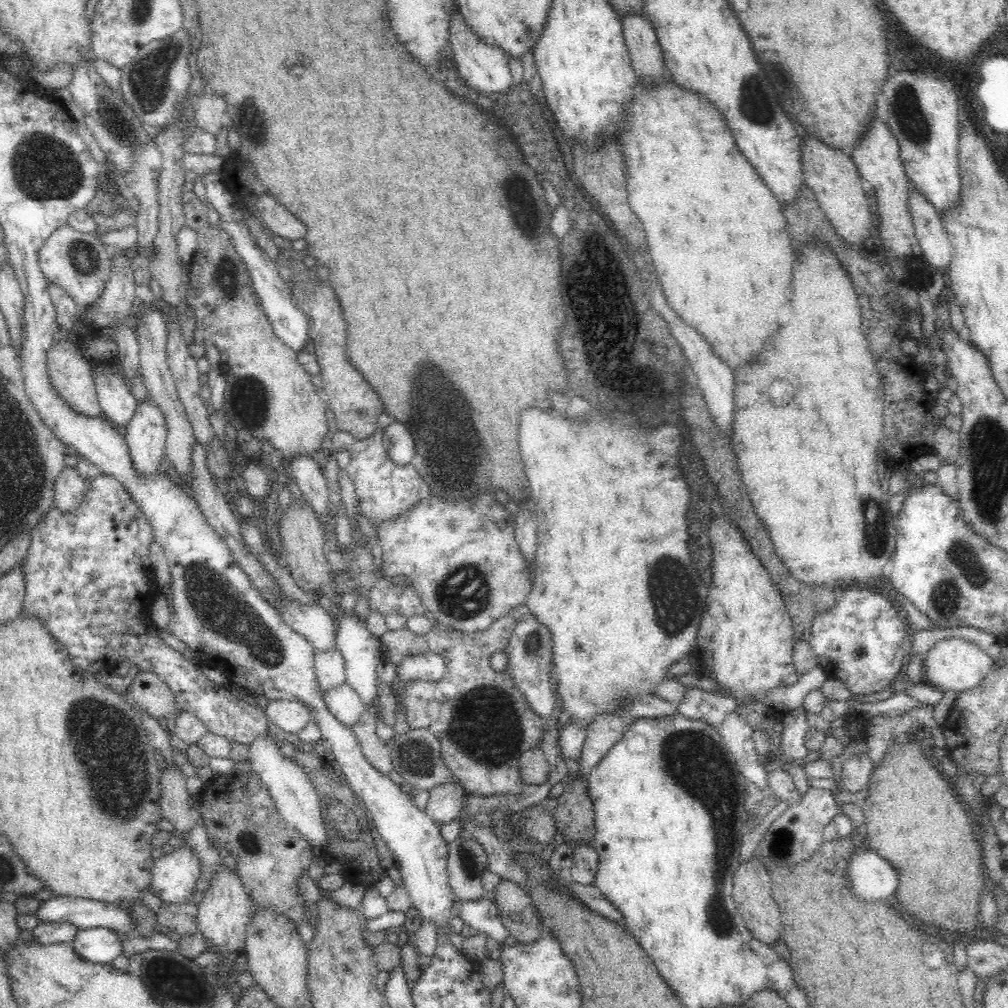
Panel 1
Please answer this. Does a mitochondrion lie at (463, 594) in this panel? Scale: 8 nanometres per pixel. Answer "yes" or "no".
yes

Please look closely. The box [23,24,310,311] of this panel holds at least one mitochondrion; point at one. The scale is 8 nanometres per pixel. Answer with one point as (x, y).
(111, 121)

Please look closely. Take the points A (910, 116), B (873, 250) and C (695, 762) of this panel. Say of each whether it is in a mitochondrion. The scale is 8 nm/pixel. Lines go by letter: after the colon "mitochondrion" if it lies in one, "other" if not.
A: mitochondrion
B: other
C: mitochondrion

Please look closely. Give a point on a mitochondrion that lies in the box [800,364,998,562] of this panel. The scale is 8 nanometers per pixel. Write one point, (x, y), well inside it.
(875, 518)

